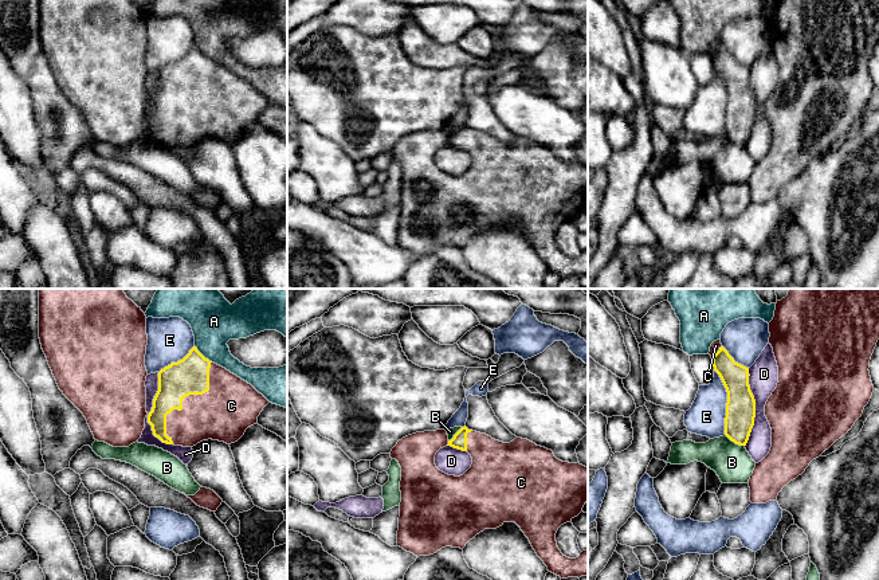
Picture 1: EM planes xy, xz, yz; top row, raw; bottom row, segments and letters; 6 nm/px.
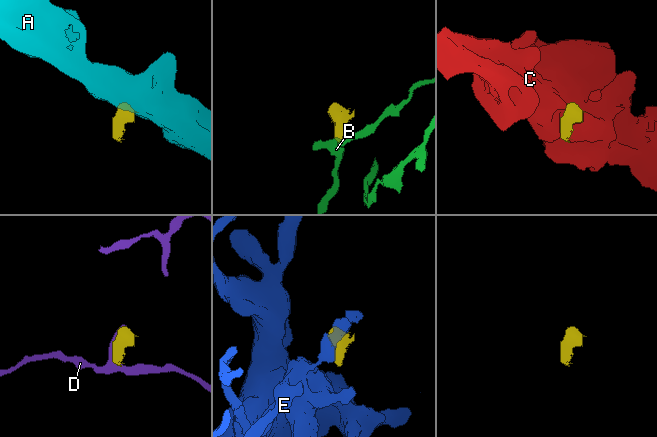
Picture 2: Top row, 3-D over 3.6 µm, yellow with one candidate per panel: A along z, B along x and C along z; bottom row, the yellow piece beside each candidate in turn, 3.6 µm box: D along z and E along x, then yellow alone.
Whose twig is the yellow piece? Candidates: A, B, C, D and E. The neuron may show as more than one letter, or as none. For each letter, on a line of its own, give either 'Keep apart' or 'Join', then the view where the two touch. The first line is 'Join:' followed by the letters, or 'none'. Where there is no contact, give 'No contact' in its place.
Join: C
A: Keep apart. Touches yellow in xy
B: Keep apart. Touches yellow in yz
C: Join. Touches yellow in xy
D: Keep apart. Touches yellow in xy
E: Keep apart. Touches yellow in yz

